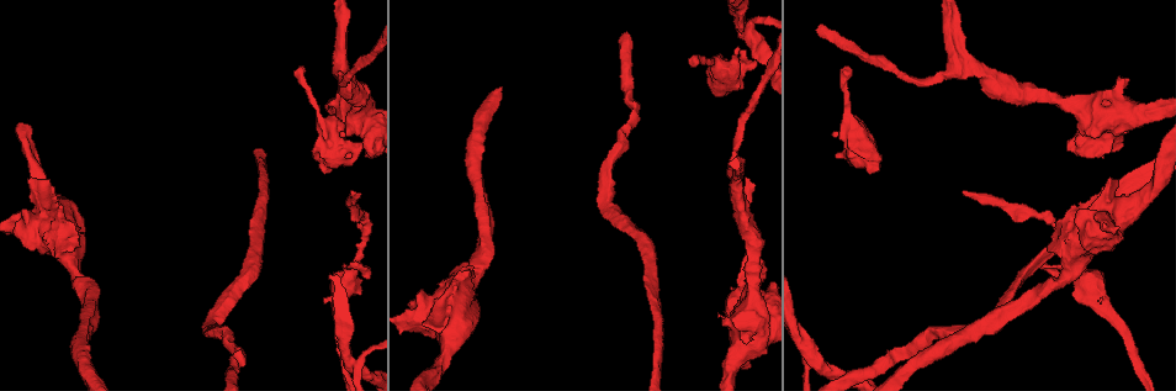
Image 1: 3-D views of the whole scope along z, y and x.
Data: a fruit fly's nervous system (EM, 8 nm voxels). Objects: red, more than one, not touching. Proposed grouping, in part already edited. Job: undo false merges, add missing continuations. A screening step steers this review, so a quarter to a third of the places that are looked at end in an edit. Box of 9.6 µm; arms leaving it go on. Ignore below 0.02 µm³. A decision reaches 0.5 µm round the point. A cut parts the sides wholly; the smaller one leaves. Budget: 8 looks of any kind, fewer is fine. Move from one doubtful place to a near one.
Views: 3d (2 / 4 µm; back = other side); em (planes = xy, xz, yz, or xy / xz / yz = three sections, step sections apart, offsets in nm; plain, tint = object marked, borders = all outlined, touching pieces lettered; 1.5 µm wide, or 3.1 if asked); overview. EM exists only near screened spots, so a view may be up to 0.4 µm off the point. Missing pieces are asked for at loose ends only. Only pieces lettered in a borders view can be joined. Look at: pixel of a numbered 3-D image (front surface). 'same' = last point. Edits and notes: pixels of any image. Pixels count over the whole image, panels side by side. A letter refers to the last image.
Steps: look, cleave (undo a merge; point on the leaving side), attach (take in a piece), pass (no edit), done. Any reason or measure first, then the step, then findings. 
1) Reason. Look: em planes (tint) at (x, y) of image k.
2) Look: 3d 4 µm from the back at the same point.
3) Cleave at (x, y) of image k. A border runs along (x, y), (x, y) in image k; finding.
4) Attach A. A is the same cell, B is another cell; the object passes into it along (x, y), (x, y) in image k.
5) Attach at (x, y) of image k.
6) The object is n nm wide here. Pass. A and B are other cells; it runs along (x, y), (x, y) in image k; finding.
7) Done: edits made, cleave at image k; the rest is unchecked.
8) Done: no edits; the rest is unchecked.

Sharp bend. Look: 3d 4 µm at (818, 365) of image 1.

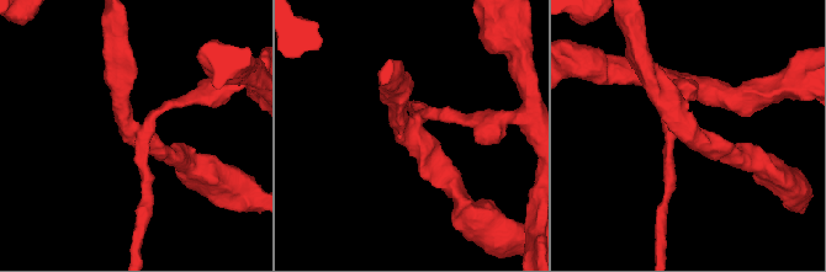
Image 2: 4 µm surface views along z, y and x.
4 arms meet here. Look: em yz step 8 (plain) at (132, 134) of image 2.

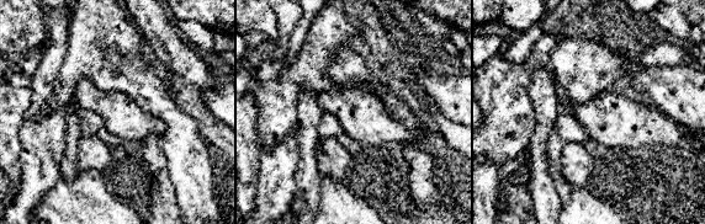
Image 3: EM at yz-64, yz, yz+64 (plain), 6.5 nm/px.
See the neighbours. Look: em yz step 8 (borders) at the same point.

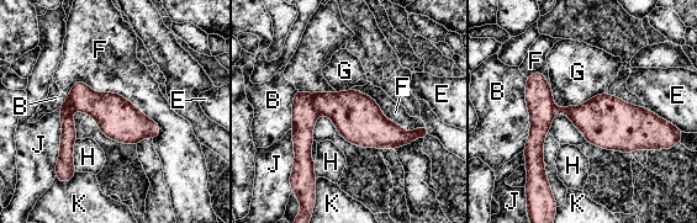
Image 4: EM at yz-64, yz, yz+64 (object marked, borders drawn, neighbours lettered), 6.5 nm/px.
The longest contact is with F, 650 nm. Cleave at (304, 115) of image 4. B, E, F, G, H, J and K are other cells; a second cell is stuck on.

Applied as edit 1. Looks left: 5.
Look: overview.

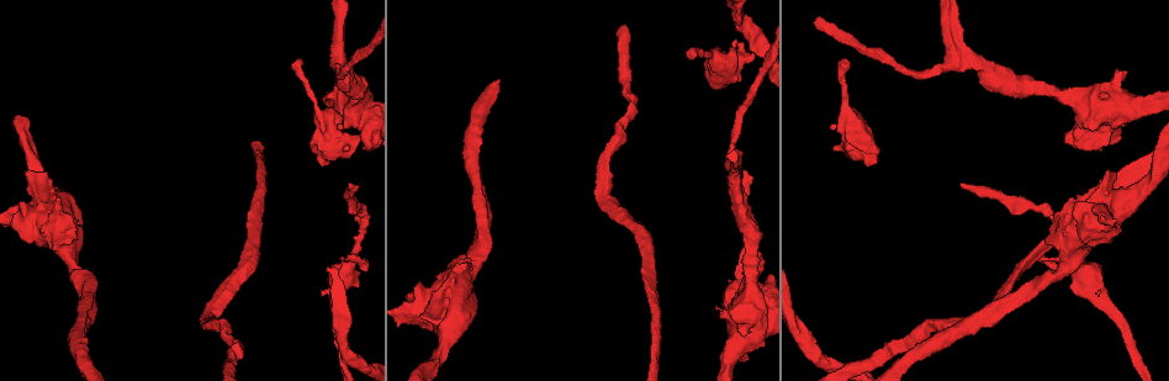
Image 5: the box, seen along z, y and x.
Three-way junction. Look: 3d 4 µm at (340, 58) of image 5.

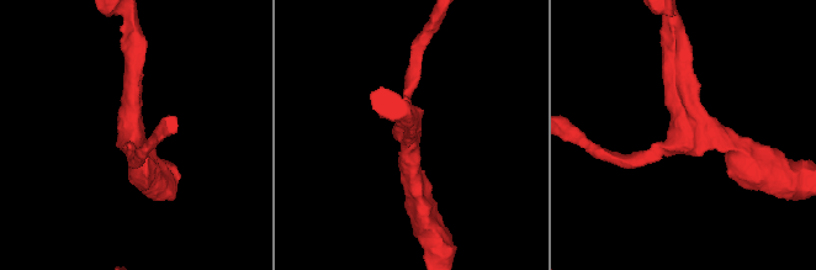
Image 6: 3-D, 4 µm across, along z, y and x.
3 arms meet here; the arms are 160, 220, 300 nm wide; need the tissue. Look: em planes (tint) at (135, 130) of image 6.

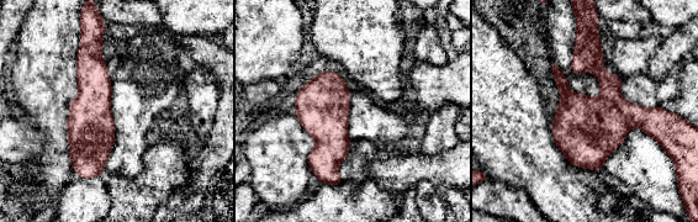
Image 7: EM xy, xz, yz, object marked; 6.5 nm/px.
What lies round it. Look: em planes (borders) at the same point.

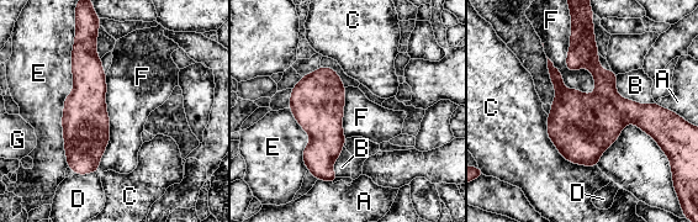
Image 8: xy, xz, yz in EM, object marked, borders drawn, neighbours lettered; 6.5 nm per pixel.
Pass. A, B, C, D, E, F and G are other cells; a border runs along (570, 32), (591, 95) in image 8; all the same cell.

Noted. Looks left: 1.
Done: edits made, cleave at image 4; the rest is unchecked.

